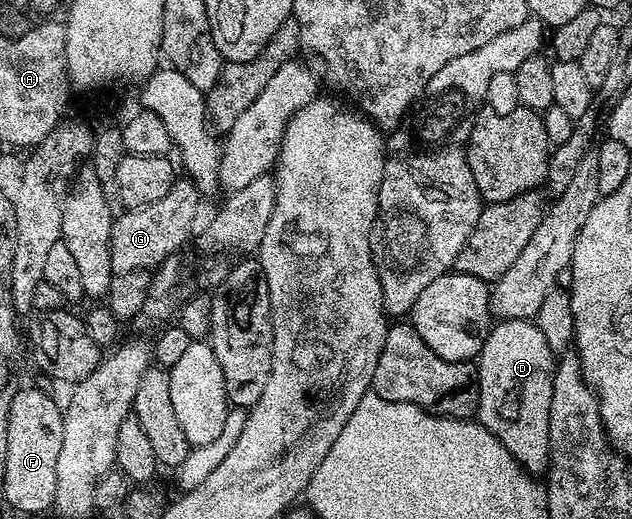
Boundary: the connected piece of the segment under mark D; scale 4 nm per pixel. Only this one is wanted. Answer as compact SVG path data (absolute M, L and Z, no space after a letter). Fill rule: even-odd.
M507 318L491 325L490 335L482 345L482 352L476 359L478 367L478 412L477 421L508 452L519 466L530 476L542 476L550 465L550 409L552 408L552 384L556 354L550 350L543 332L533 321L524 318Z

